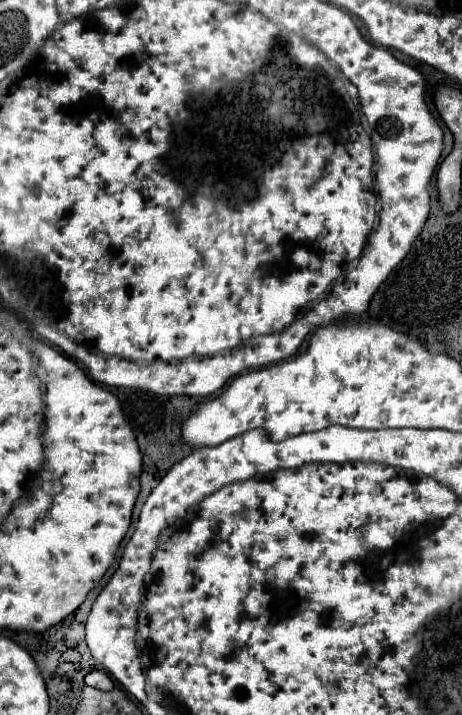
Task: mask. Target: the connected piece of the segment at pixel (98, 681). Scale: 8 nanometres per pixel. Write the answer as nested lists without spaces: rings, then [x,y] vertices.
[[[92,671],[90,675],[86,675],[86,685],[100,689],[100,691],[110,691],[114,687],[112,679],[104,671]]]

